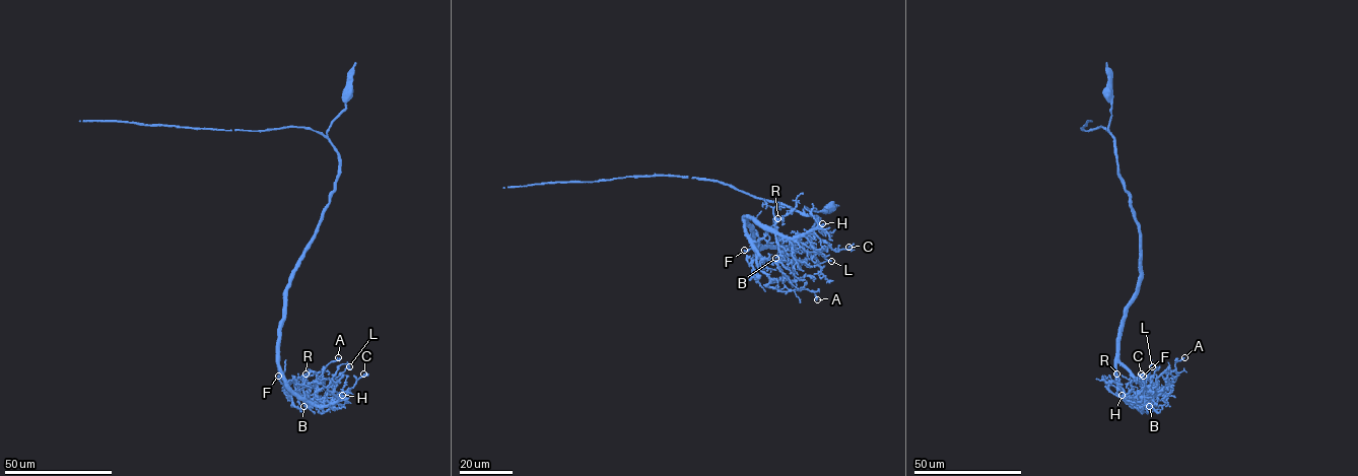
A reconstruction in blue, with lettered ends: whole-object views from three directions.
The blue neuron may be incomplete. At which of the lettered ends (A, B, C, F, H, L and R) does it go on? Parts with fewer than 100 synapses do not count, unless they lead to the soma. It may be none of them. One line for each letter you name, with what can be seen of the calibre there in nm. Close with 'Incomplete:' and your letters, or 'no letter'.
Incomplete: no letter

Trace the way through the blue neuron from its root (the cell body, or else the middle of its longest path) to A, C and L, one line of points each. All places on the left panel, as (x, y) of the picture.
A: (348, 93), (327, 133), (339, 177), (286, 292), (277, 360), (287, 392), (298, 395), (310, 370), (338, 357)
C: (348, 93), (327, 133), (339, 177), (286, 292), (278, 367), (293, 392), (320, 407), (343, 398), (363, 374)
L: (348, 93), (327, 133), (339, 177), (286, 292), (278, 367), (293, 392), (321, 405), (338, 367), (349, 366)

